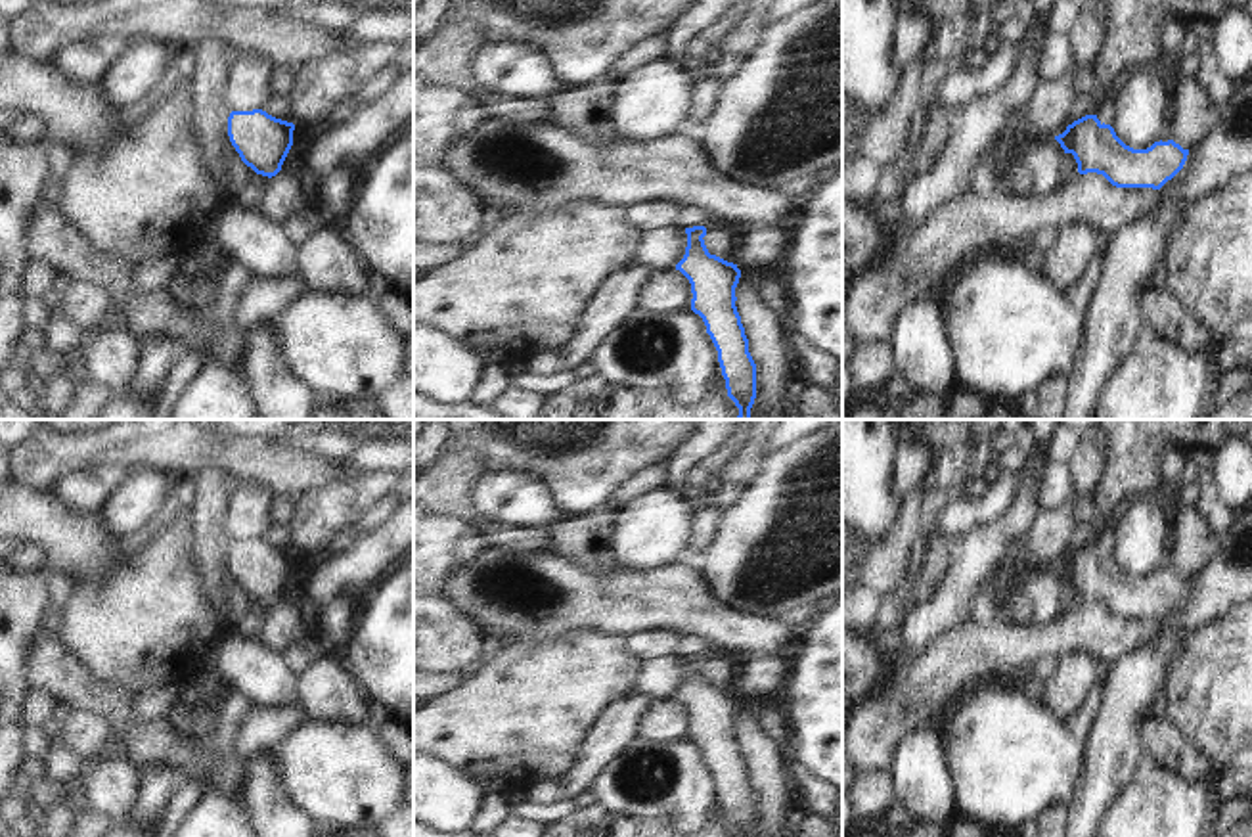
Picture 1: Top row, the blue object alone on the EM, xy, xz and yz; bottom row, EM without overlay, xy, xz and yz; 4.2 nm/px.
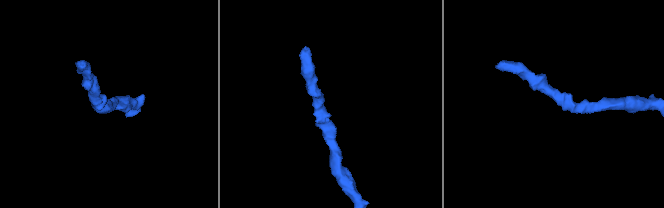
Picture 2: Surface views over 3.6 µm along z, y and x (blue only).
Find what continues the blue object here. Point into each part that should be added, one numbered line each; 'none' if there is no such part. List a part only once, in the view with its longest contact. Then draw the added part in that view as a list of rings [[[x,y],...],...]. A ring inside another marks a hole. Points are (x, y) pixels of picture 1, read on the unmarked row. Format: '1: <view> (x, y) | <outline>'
none

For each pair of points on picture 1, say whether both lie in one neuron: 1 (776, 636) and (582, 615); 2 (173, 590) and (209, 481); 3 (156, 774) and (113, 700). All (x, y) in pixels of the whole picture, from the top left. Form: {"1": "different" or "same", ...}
{"1": "same", "2": "different", "3": "different"}

